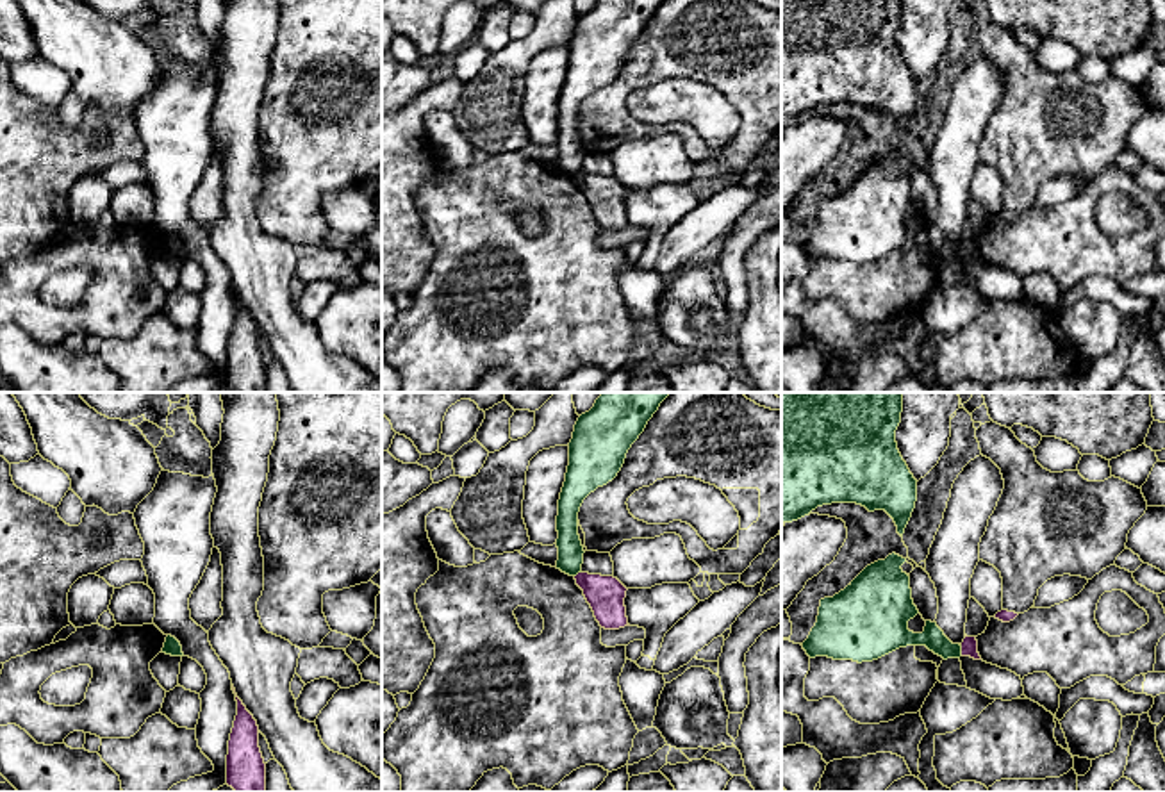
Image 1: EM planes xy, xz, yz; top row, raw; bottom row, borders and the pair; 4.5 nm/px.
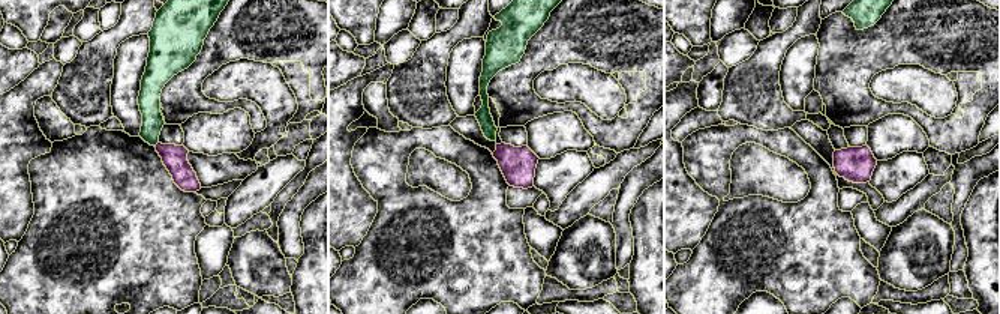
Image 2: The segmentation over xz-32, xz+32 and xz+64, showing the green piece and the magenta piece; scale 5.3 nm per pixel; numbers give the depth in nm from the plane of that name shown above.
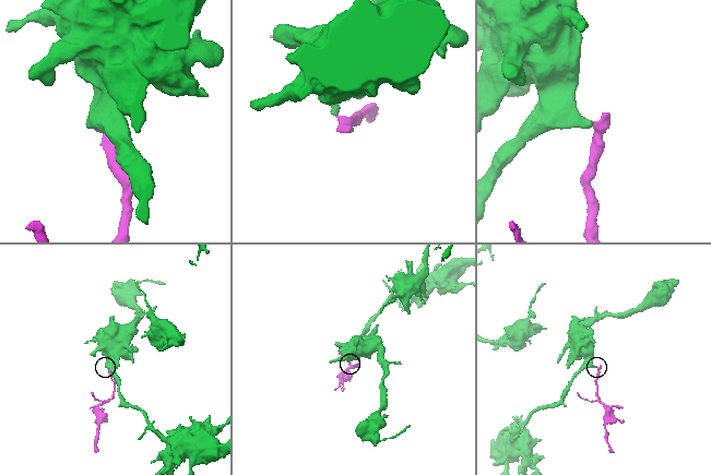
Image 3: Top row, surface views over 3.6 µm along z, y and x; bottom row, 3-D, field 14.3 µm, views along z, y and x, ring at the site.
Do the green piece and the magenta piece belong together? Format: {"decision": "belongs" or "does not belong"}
{"decision": "does not belong"}

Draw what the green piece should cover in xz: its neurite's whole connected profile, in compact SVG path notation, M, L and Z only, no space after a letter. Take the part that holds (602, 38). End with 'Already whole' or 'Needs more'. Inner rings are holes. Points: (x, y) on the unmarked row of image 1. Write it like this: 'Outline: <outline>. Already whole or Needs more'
Outline: M596 0L594 7L578 18L557 116L557 169L562 173L582 173L585 152L578 136L578 112L583 100L617 77L628 50L662 2Z. Already whole

